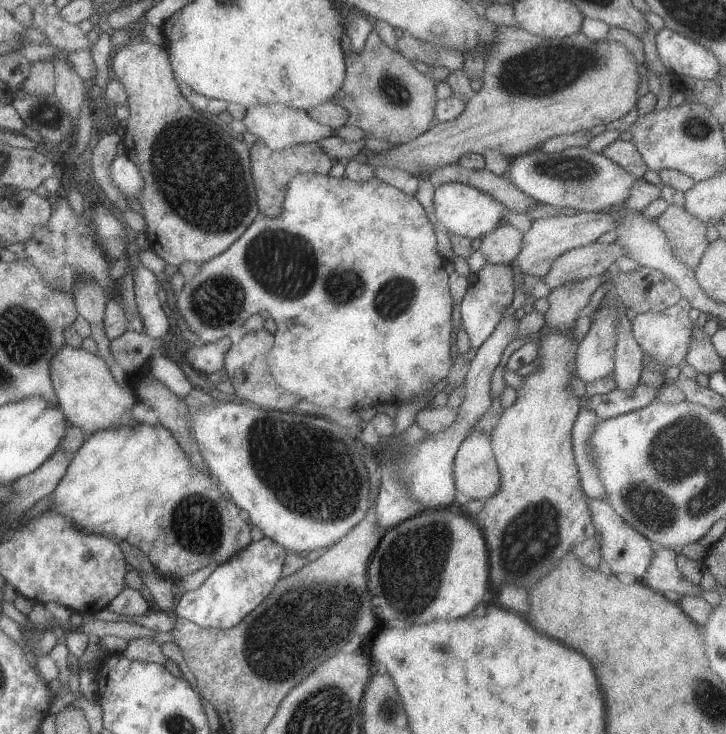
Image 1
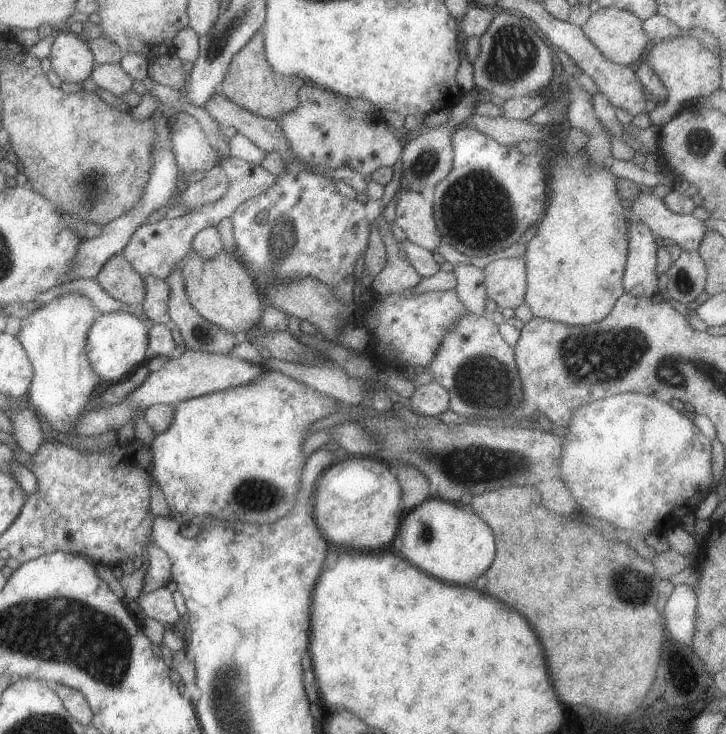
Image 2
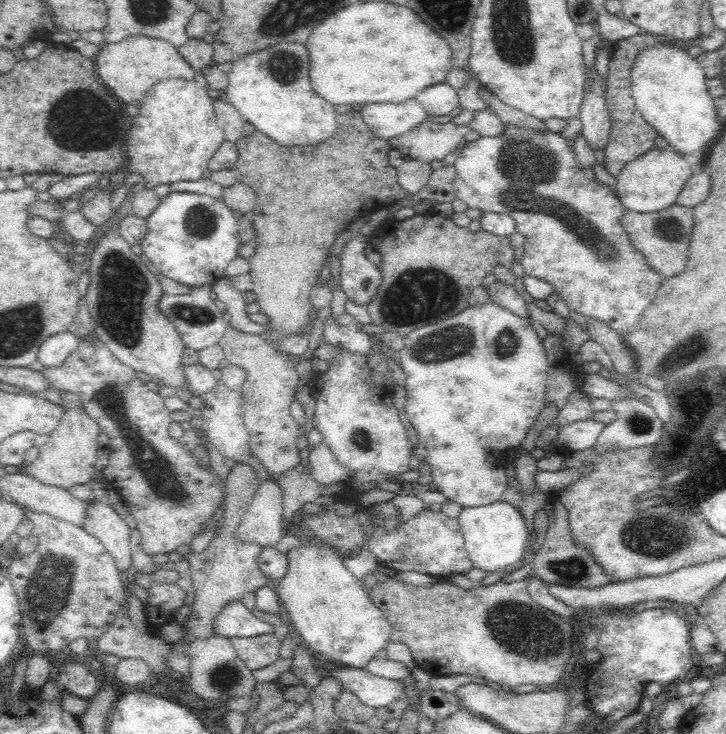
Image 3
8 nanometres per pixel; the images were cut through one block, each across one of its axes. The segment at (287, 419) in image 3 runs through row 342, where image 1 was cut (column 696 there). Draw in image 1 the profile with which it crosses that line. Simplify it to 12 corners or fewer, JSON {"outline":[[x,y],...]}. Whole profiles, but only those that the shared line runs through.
{"outline":[[667,204],[655,224],[673,256],[695,270],[709,248],[705,224]]}

